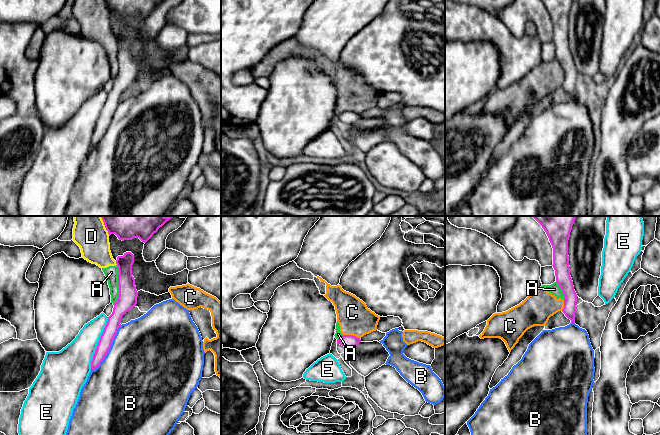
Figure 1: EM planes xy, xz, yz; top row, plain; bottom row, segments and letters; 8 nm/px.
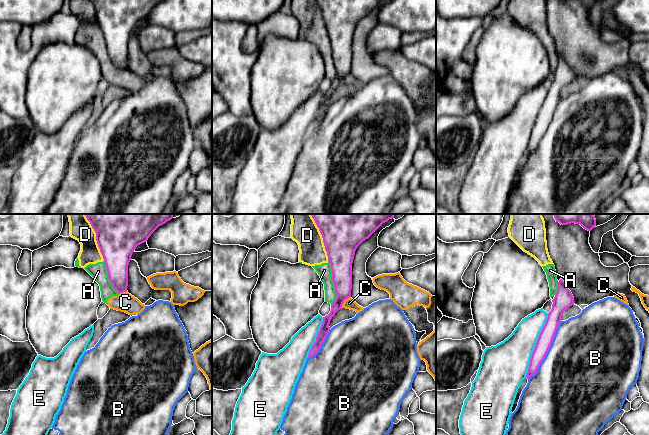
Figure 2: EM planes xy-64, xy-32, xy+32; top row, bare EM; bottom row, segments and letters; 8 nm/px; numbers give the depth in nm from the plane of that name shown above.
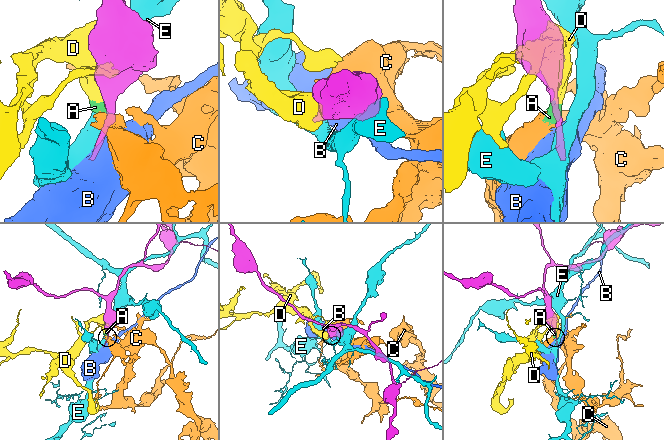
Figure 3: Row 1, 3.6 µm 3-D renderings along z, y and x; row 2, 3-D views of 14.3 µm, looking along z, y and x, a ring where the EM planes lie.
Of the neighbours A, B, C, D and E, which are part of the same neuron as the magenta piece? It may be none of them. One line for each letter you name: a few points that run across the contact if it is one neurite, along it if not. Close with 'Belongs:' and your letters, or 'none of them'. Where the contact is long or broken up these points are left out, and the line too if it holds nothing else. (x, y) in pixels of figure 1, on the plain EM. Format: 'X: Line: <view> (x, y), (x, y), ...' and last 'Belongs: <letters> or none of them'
Belongs: none of them

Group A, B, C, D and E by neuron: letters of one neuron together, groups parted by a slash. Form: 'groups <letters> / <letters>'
groups A C D / B / E

